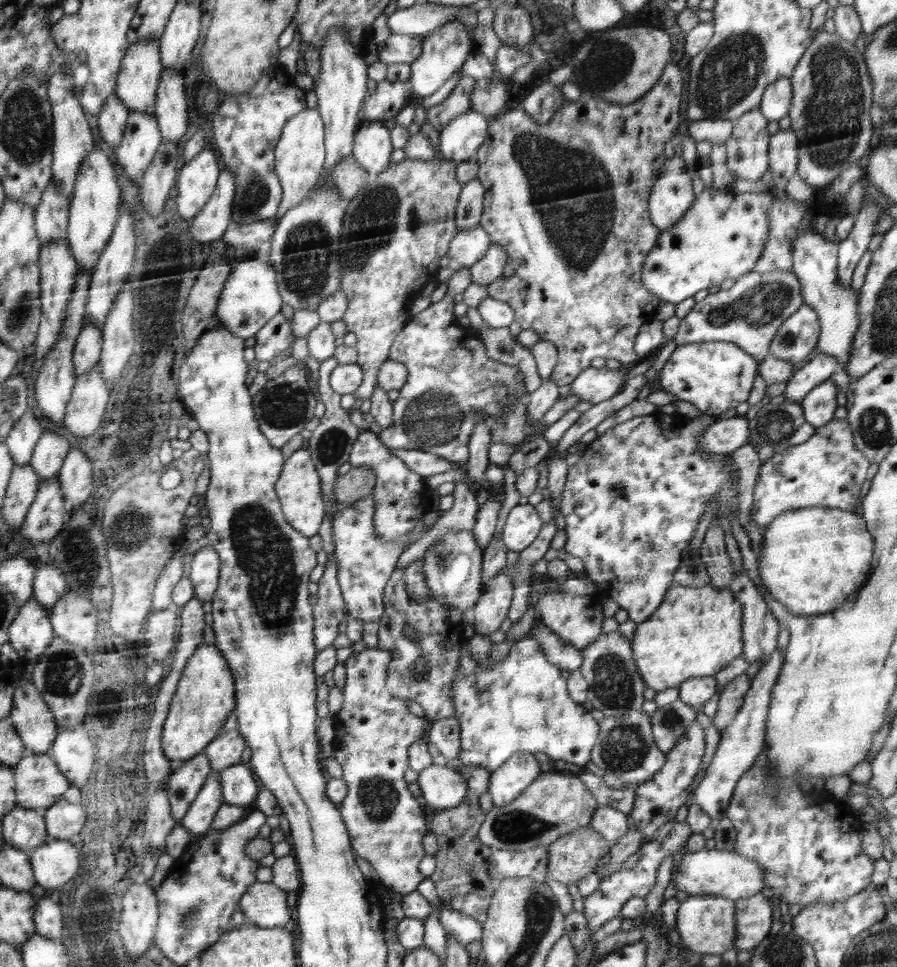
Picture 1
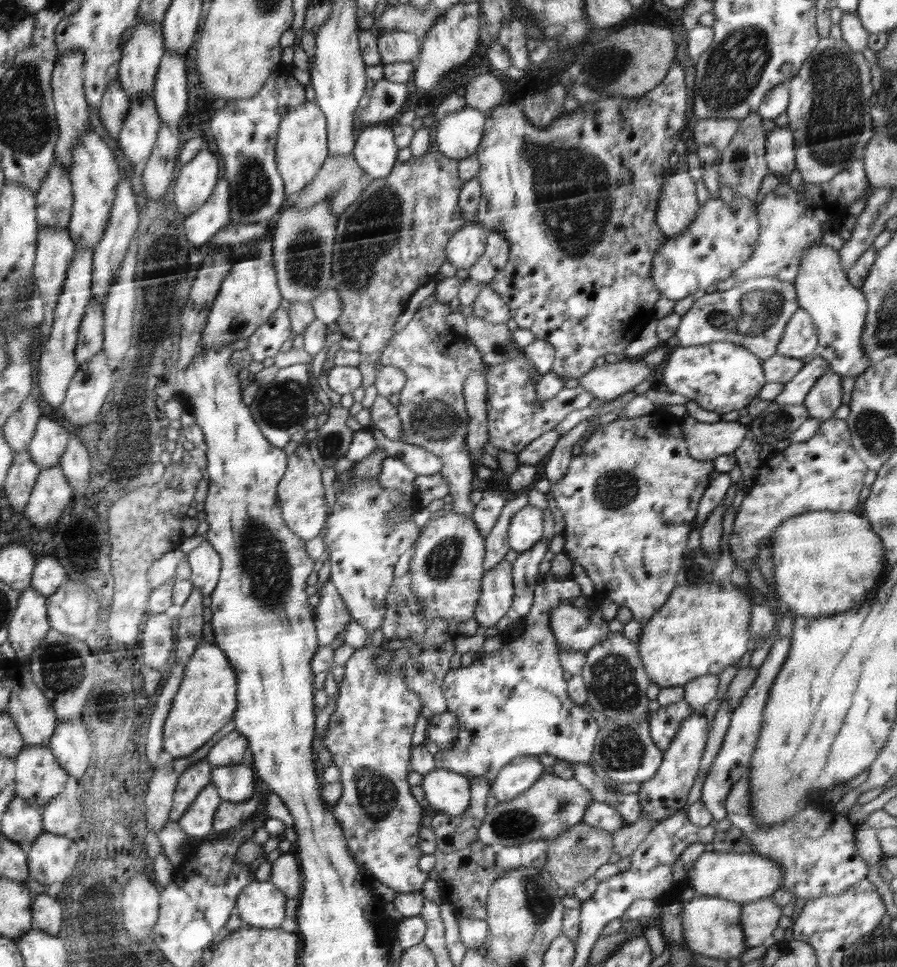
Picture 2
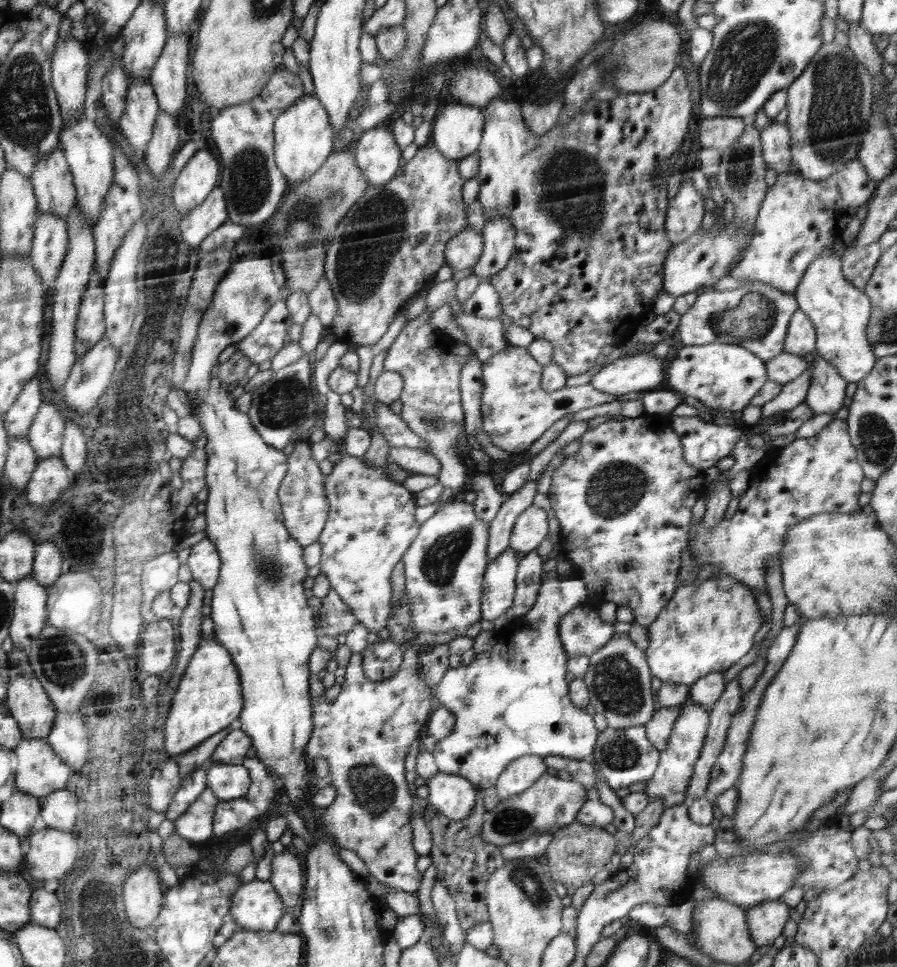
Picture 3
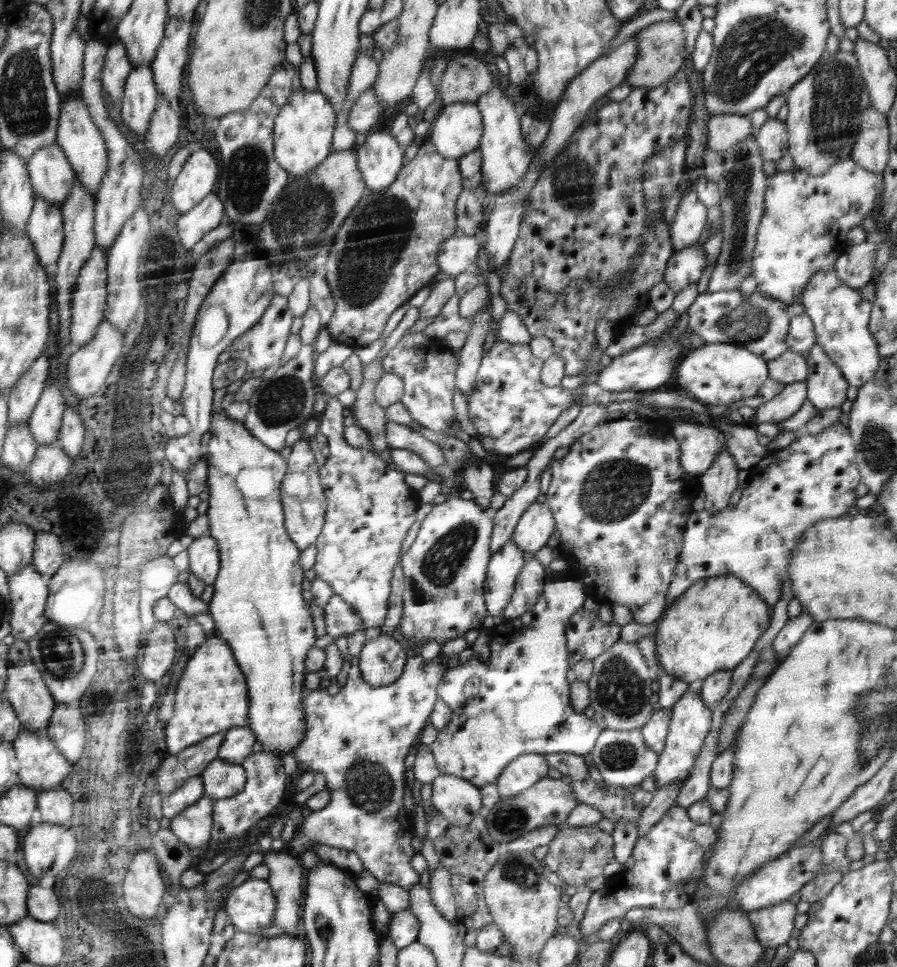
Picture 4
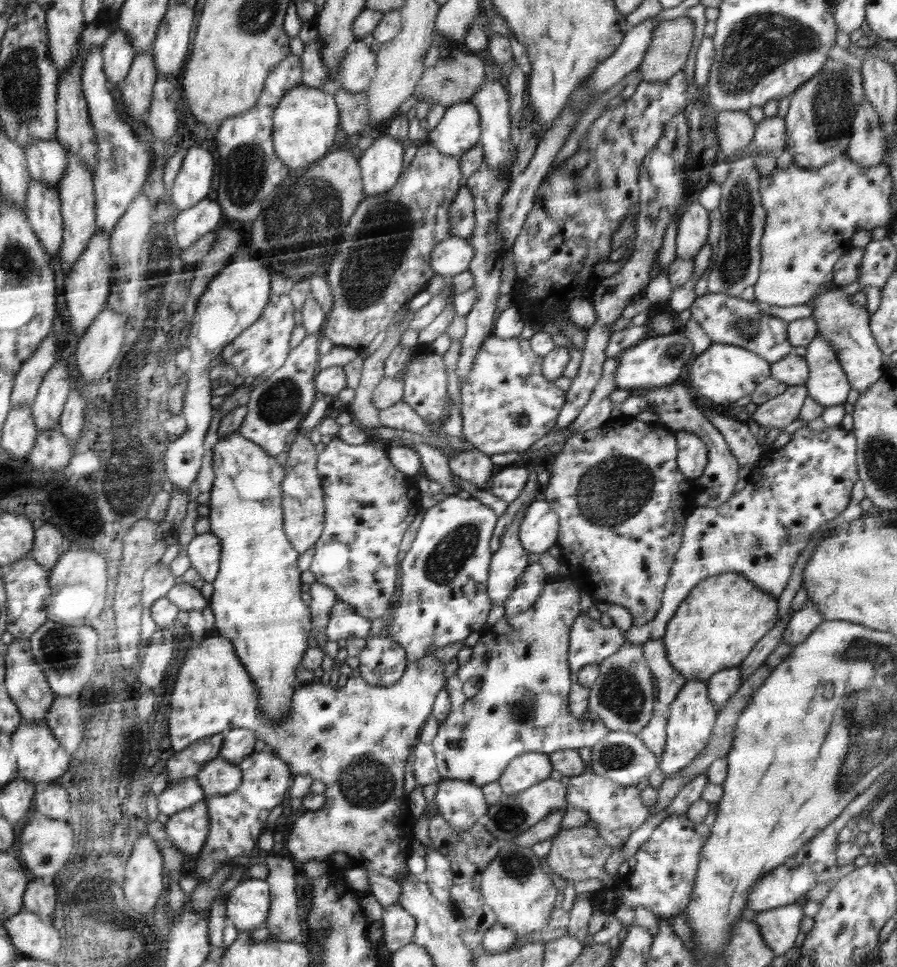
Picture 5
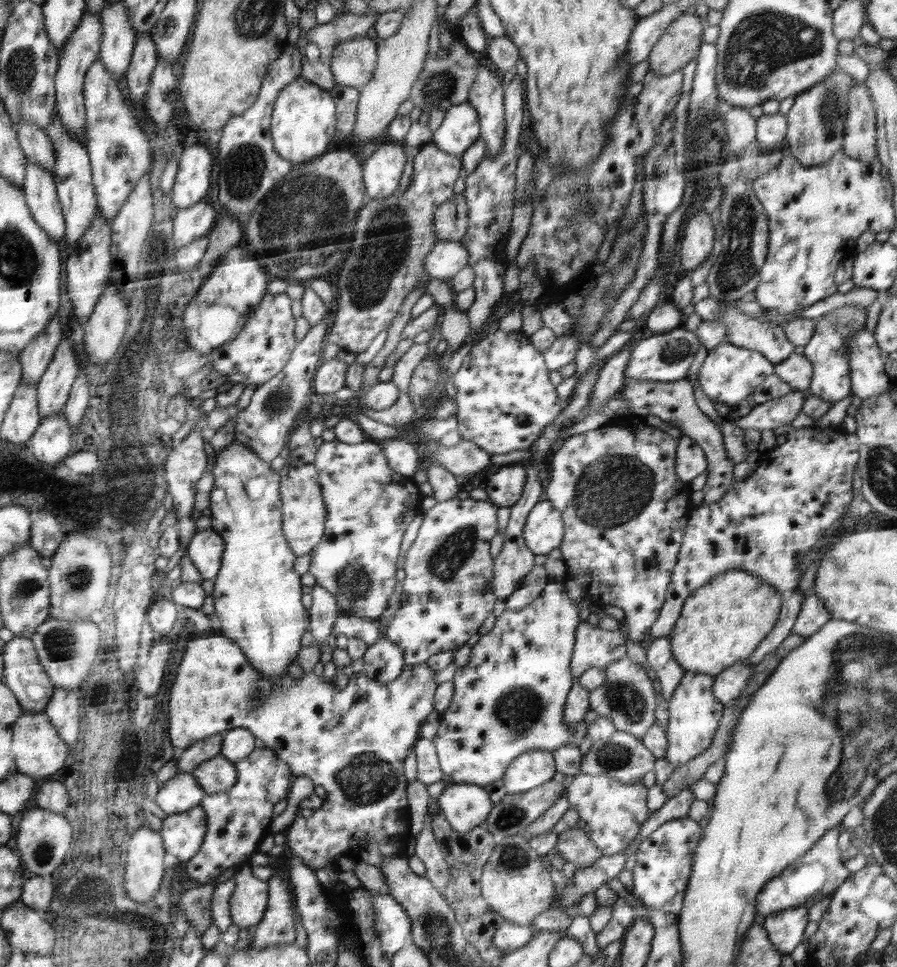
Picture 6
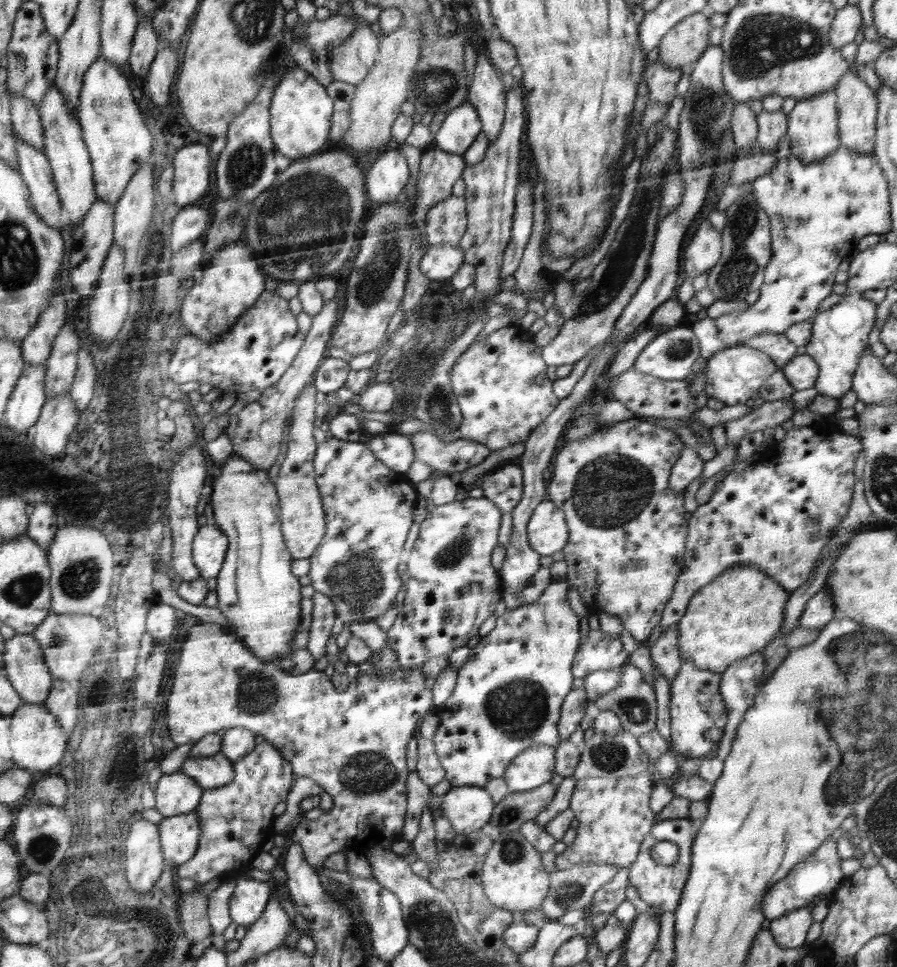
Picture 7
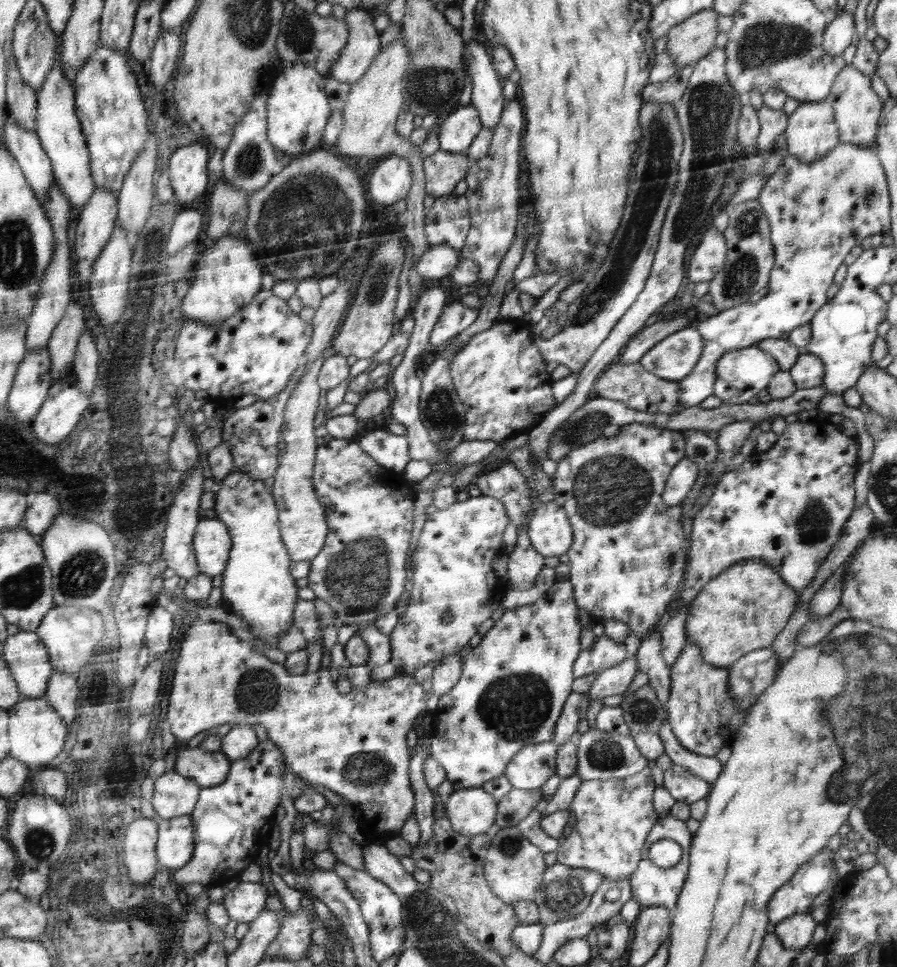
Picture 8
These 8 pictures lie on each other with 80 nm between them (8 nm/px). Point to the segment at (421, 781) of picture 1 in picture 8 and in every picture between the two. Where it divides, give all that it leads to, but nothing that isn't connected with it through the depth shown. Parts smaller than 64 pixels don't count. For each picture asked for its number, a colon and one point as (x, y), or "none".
2: (450, 792)
3: (455, 797)
4: (455, 798)
5: (462, 804)
6: (465, 806)
7: (469, 808)
8: (473, 811)

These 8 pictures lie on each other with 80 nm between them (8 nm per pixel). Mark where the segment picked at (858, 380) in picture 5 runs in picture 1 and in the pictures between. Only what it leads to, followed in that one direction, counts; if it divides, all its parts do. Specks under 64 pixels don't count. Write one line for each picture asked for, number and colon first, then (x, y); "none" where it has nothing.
1: (814, 259)
2: (838, 309)
3: (840, 312)
4: (840, 315)

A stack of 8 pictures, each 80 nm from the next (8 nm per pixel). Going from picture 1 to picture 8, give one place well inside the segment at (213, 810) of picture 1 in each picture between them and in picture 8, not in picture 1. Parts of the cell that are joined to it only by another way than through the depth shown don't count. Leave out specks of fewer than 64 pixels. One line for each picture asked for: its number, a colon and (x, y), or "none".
2: (197, 823)
3: (196, 825)
4: (194, 826)
5: (188, 830)
6: (184, 833)
7: (180, 835)
8: (175, 846)

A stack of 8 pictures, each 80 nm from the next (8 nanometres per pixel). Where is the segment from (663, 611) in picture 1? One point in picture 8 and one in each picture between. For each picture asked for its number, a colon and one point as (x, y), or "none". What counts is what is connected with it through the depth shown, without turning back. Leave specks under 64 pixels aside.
2: (700, 630)
3: (703, 629)
4: (714, 625)
5: (717, 626)
6: (721, 624)
7: (739, 613)
8: (743, 609)

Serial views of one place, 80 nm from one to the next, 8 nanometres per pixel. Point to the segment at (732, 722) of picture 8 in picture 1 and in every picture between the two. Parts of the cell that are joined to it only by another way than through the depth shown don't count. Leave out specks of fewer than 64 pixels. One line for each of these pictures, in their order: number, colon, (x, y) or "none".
1: (656, 802)
2: (666, 792)
3: (670, 782)
4: (690, 723)
5: (691, 716)
6: (695, 715)
7: (698, 714)

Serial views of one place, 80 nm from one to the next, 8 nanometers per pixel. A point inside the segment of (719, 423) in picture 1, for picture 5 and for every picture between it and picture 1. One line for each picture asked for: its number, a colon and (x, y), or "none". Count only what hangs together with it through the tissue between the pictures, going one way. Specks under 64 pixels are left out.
2: (706, 441)
3: (705, 443)
4: (700, 444)
5: (693, 457)

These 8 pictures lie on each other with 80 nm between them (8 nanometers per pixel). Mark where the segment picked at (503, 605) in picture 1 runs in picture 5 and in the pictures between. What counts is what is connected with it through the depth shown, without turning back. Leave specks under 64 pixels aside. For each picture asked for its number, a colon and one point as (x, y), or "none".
2: (496, 598)
3: (499, 581)
4: (506, 564)
5: (510, 560)

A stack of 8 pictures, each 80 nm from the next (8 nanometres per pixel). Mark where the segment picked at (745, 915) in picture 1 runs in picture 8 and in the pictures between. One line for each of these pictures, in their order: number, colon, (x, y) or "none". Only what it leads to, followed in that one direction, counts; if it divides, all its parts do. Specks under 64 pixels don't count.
2: (760, 918)
3: (767, 921)
4: (774, 925)
5: (779, 927)
6: (785, 929)
7: (789, 931)
8: (796, 931)

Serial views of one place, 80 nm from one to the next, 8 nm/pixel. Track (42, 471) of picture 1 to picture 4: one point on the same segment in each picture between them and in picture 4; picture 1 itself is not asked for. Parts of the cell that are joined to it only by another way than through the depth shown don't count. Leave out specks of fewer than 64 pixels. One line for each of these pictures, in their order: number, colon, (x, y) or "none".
2: (48, 444)
3: (45, 434)
4: (45, 421)

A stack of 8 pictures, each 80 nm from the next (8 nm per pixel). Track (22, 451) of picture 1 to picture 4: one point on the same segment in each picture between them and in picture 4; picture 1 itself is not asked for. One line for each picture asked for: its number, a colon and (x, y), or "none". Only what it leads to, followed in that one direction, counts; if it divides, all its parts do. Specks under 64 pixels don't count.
2: (20, 428)
3: (18, 418)
4: (23, 398)

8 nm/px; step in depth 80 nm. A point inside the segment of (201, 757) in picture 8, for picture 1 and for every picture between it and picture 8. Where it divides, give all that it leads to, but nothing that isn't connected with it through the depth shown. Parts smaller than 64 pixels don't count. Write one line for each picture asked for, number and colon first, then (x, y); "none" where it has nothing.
1: (240, 789)
2: (235, 783)
3: (229, 782)
4: (222, 779)
5: (219, 776)
6: (218, 774)
7: (211, 772)

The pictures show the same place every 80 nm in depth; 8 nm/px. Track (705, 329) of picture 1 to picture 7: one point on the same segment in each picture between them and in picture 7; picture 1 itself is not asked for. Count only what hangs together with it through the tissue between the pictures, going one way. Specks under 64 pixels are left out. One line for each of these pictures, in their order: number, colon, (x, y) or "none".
2: (753, 313)
3: (756, 316)
4: (755, 321)
5: (726, 319)
6: (769, 339)
7: (778, 347)

